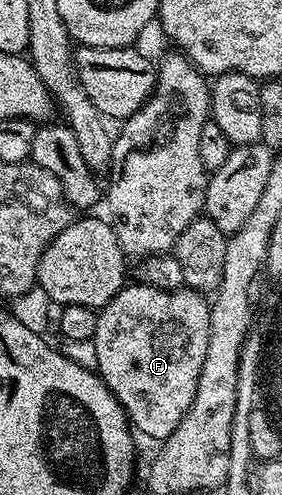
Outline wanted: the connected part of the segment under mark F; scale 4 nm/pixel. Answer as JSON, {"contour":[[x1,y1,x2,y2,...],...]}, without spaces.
{"contour":[[134,281,122,287,110,304,98,311,96,333,92,340,94,359,98,362,96,370,106,382,106,388,120,401,126,418,139,436,147,435,155,441,167,439,184,413,188,413,192,397,196,397,200,369,208,353,209,332,210,303,203,292,191,289,165,291]]}

